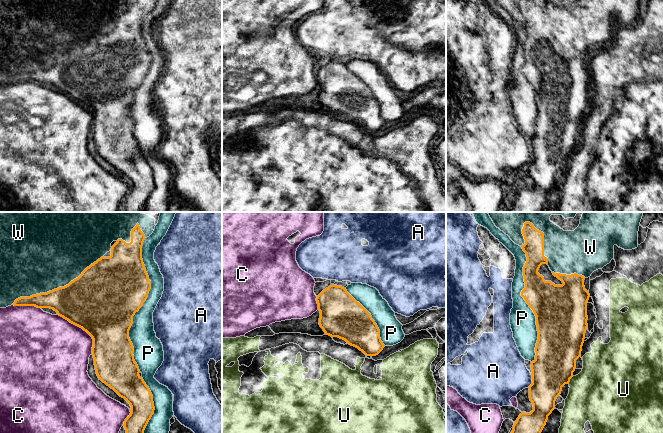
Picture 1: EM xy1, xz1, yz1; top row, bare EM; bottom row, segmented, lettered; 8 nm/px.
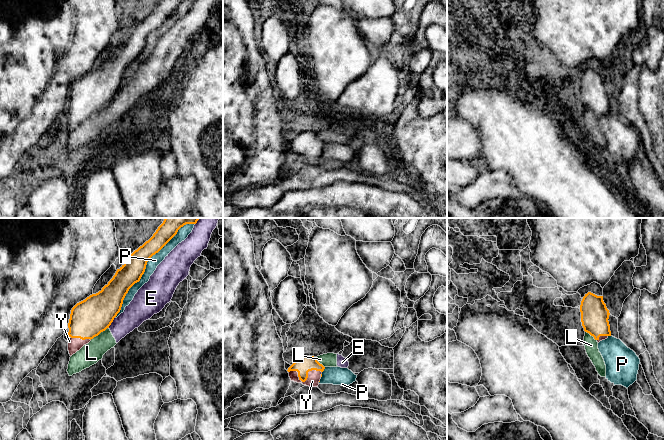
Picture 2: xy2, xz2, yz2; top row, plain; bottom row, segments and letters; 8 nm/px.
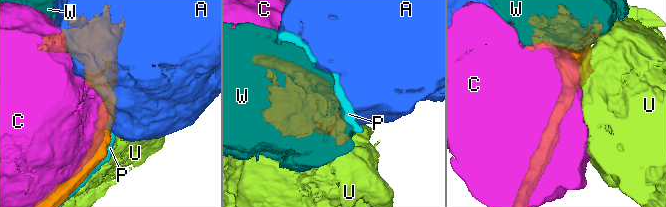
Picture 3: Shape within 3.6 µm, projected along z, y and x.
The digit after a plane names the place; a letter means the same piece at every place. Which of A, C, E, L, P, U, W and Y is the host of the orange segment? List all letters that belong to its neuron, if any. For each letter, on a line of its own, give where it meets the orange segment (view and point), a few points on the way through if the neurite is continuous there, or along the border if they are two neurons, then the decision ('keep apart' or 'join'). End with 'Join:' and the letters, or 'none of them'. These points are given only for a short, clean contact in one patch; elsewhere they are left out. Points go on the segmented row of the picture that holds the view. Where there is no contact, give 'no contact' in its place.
A: contact yz1 (532, 380); keep apart
C: contact xy1 (82, 328); keep apart
E: contact xy2 (112, 321); keep apart
L: contact xy2 (99, 333); border xy2 (108, 327), (90, 339); keep apart
P: contact yz1 (527, 303); keep apart
U: contact yz1 (569, 380); border yz1 (573, 376), (568, 383); keep apart
W: contact xy1 (57, 288); join
Y: contact xz2 (306, 378); way xz2 (303, 365), (306, 368), (306, 378), (314, 376); join
Join: W, Y

